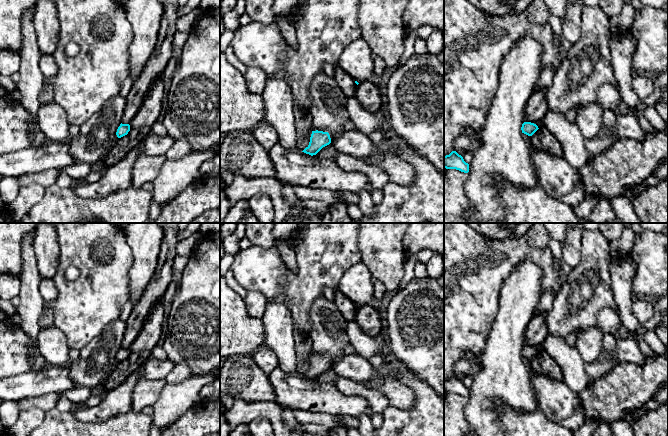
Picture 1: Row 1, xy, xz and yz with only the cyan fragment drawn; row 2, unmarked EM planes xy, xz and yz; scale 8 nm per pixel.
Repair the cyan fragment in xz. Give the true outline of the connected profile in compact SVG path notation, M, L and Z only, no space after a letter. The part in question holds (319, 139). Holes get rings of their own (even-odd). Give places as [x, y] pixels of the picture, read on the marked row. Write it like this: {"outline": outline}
{"outline": "M312 131L309 145L302 152L313 156L330 143L331 138L328 132Z"}

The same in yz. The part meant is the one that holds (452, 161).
{"outline": "M452 151L449 155L444 156L444 168L456 169L464 173L469 172L469 164L456 151Z"}

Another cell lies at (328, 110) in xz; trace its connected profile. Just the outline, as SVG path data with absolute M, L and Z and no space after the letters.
M318 74L312 82L310 97L313 131L328 132L331 139L343 133L344 124L350 120L346 110L348 97L334 77Z

